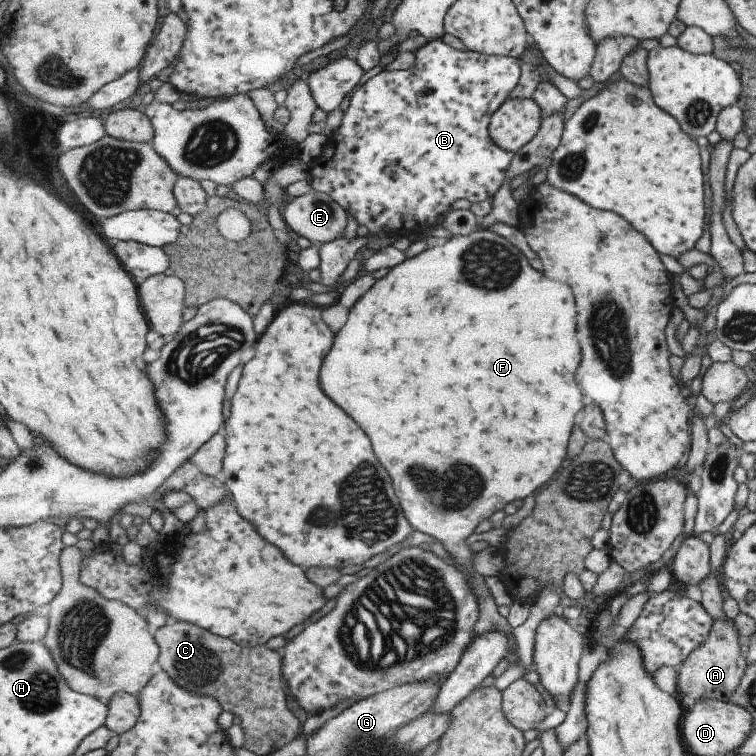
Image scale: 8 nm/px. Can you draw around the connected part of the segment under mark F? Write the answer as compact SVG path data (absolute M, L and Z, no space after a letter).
M478 228L469 235L455 235L454 238L449 239L443 246L429 248L424 252L418 254L413 258L406 259L402 264L395 266L388 274L377 280L377 283L363 296L353 309L349 310L348 321L336 334L334 346L329 352L329 358L325 358L324 366L321 368L321 388L325 390L325 394L337 402L347 414L351 414L351 418L355 418L355 422L373 438L373 448L377 450L377 458L381 458L381 464L389 470L395 486L397 486L397 494L401 498L401 505L405 508L406 518L412 524L415 531L426 533L427 535L435 538L444 546L459 553L465 550L465 540L473 534L473 528L477 528L483 520L491 518L498 510L503 510L509 502L519 500L519 498L527 498L529 494L536 494L542 488L546 487L551 480L555 477L555 472L559 468L559 464L565 458L565 446L567 438L572 434L573 418L577 414L577 410L581 410L581 392L577 390L575 382L573 382L573 372L579 364L579 344L575 340L575 308L573 308L573 296L571 290L565 284L559 284L558 281L548 278L547 275L537 271L531 266L530 261L521 252L519 247L515 247L507 238L504 238L498 233L491 232L491 230Z

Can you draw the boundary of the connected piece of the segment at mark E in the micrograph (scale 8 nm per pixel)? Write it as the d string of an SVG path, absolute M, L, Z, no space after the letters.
M314 189L303 196L292 198L289 204L282 208L281 212L284 223L297 235L307 238L314 245L319 243L325 245L344 236L349 224L347 210L340 203L337 203L331 195Z

